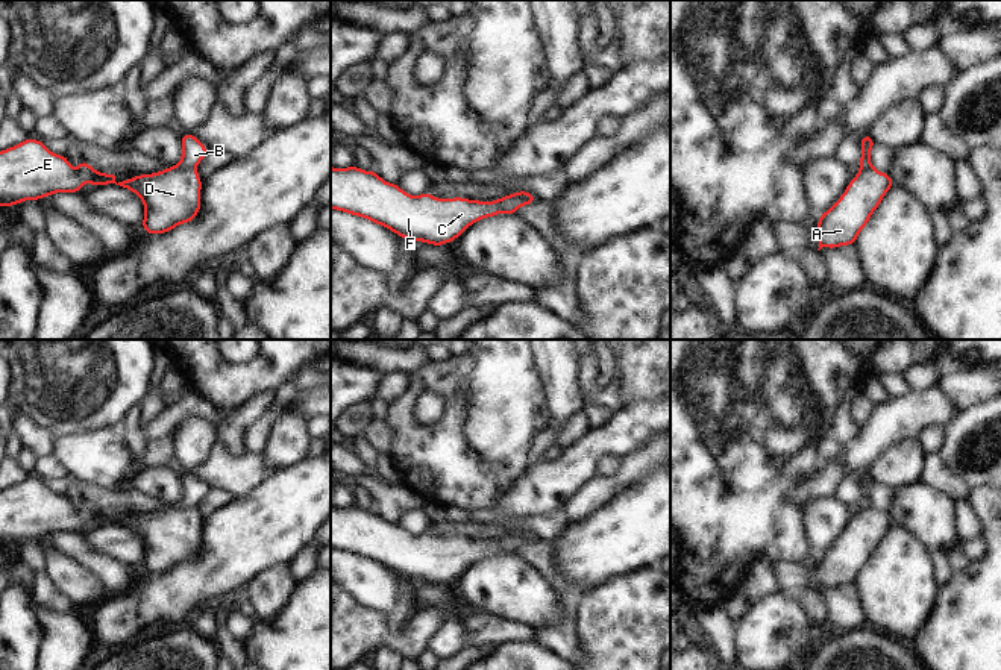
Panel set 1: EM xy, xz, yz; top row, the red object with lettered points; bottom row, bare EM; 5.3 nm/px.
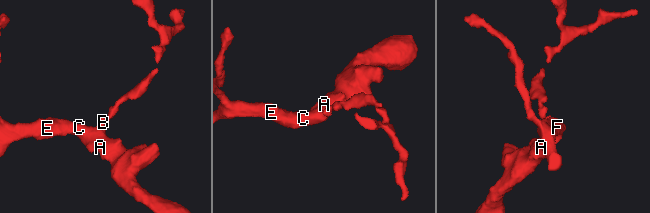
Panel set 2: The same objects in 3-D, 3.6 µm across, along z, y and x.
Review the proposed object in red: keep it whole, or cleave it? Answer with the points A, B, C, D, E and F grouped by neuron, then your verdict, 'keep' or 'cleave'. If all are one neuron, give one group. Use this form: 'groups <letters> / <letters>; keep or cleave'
groups A C D E F / B; cleave

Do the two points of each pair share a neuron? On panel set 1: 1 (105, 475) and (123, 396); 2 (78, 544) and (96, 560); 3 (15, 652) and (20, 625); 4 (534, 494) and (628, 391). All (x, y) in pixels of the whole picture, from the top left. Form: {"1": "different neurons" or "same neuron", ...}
{"1": "different neurons", "2": "same neuron", "3": "same neuron", "4": "different neurons"}

